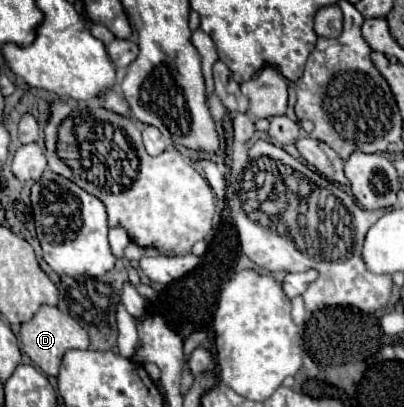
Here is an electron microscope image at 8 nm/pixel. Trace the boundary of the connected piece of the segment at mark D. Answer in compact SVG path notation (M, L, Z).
M42 306L32 320L24 322L20 328L20 340L24 346L24 352L30 356L30 360L48 376L56 376L62 356L70 348L88 348L88 334L86 330L70 316L58 310L56 306Z

